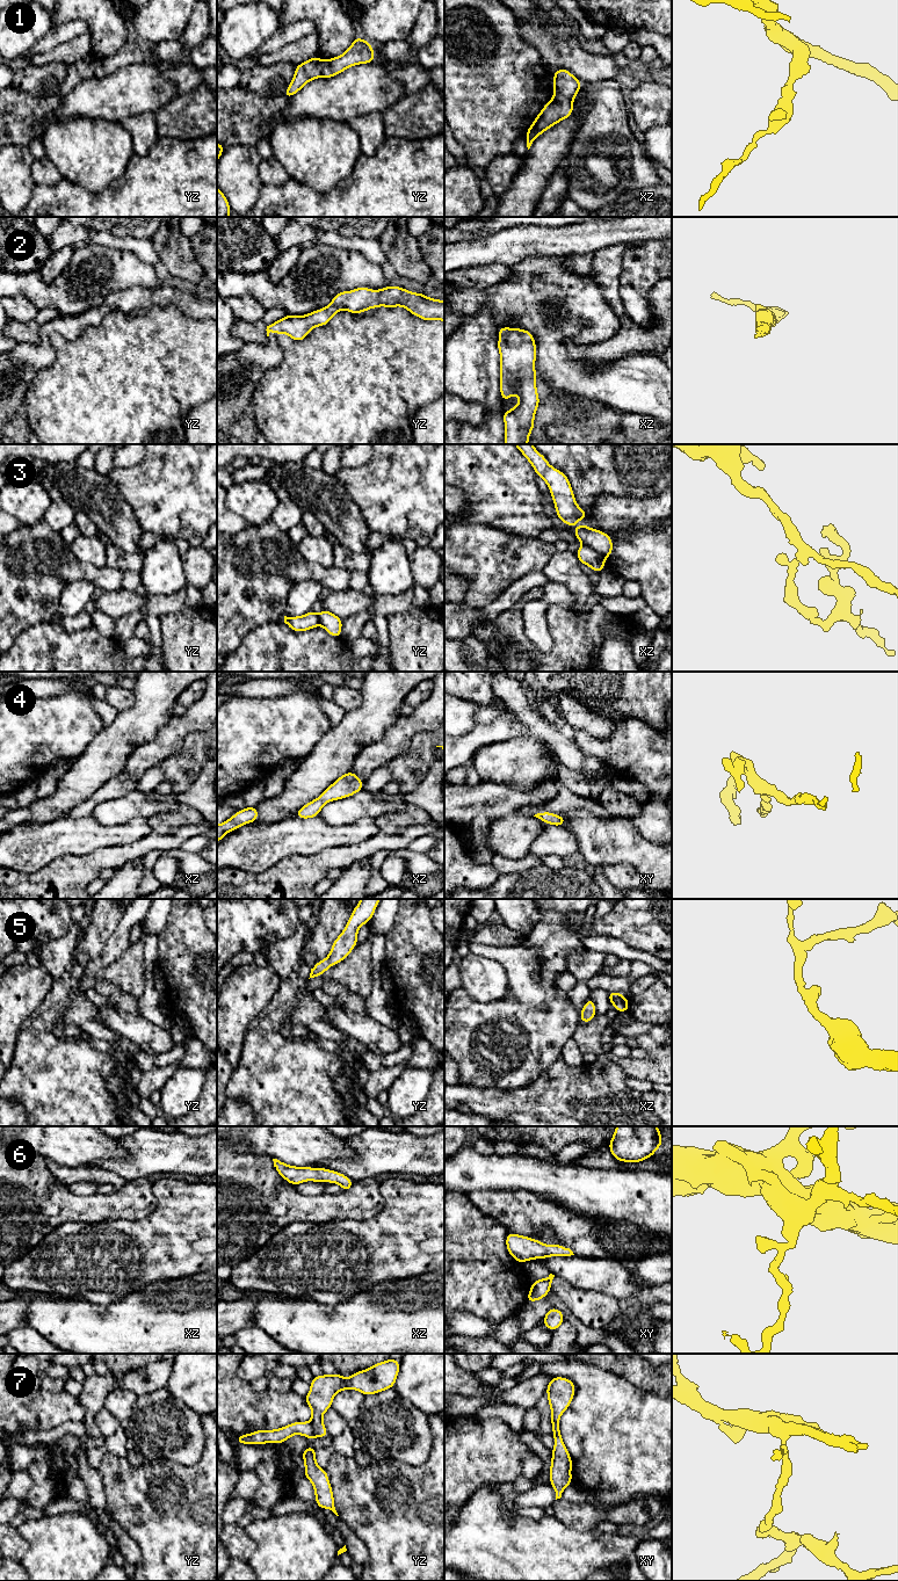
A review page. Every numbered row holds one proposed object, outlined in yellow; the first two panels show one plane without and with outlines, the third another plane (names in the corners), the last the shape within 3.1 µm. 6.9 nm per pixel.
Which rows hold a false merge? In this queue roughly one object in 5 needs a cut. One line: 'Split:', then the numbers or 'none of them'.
Split: 3, 7

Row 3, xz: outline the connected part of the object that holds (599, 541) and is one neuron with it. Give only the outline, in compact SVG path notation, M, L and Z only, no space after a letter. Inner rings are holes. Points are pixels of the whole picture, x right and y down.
M585 523L582 527L574 529L574 536L584 544L596 552L599 552L604 559L613 552L611 536L596 529L589 529Z

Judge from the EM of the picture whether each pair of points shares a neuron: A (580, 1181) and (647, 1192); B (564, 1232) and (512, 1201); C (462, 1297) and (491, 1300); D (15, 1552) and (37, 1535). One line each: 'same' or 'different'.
A: same
B: same
C: same
D: different

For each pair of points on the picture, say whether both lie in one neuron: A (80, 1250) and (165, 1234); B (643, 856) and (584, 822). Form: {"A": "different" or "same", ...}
{"A": "same", "B": "same"}

